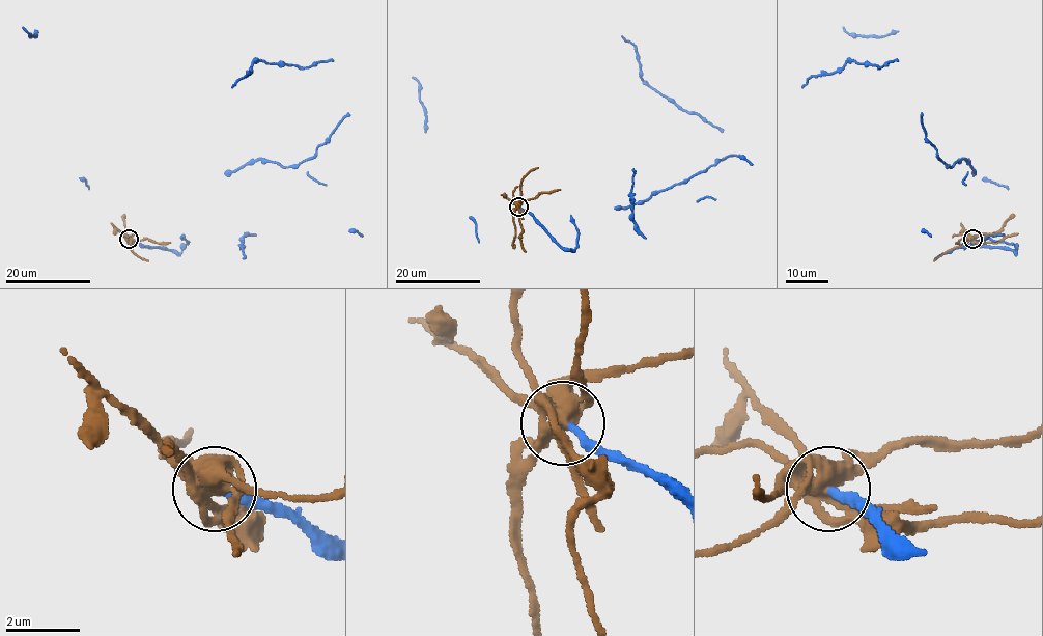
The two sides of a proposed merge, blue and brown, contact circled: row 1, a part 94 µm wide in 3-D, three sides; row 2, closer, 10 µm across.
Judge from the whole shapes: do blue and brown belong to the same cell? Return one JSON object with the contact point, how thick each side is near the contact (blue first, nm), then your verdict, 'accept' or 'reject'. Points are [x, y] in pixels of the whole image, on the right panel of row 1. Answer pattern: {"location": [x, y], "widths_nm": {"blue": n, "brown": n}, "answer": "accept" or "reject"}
{"location": [973, 239], "widths_nm": {"blue": 200, "brown": 440}, "answer": "reject"}

